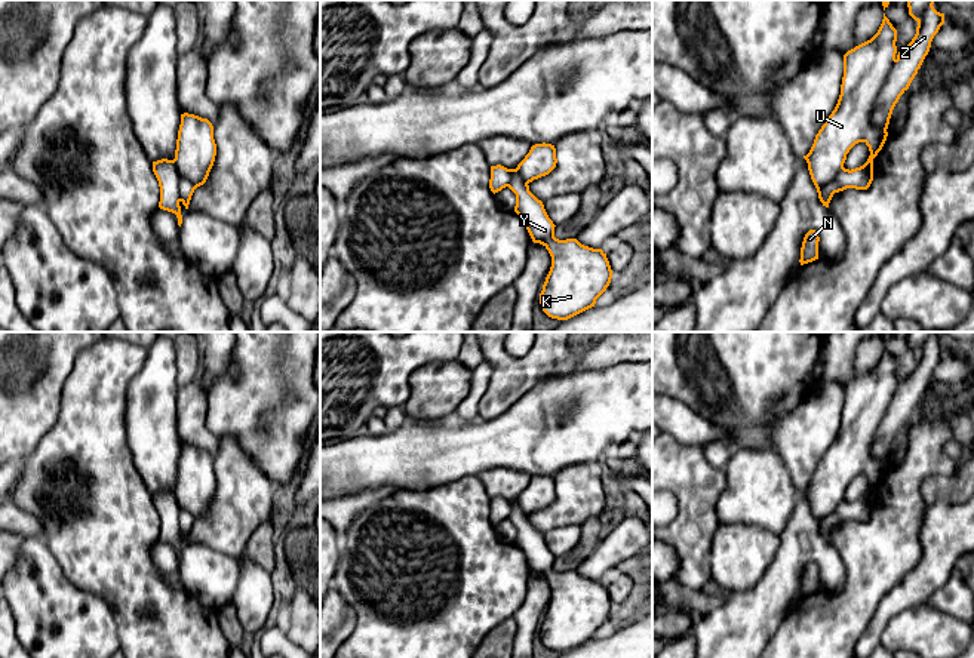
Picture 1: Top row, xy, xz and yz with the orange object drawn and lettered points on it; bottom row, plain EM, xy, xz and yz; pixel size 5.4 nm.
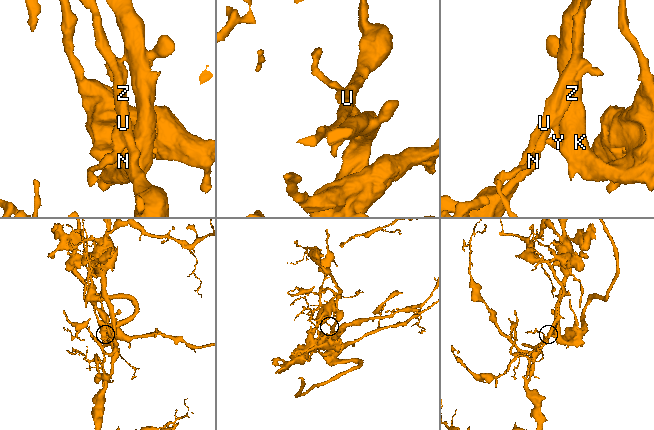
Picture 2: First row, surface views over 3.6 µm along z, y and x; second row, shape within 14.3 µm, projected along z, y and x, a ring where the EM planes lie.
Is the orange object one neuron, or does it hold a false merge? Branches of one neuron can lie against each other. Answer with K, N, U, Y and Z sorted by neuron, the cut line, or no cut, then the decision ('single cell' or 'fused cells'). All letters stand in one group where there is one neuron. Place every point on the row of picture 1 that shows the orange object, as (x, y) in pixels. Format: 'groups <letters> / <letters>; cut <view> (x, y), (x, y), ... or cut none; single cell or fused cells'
groups K Y Z / N U; cut yz (896, 60), (872, 107), (869, 116), (870, 137), (865, 141); fused cells

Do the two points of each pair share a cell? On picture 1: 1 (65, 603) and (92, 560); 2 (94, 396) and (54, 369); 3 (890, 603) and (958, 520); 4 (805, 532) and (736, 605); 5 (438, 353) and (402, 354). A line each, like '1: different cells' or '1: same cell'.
1: different cells
2: different cells
3: same cell
4: same cell
5: same cell

